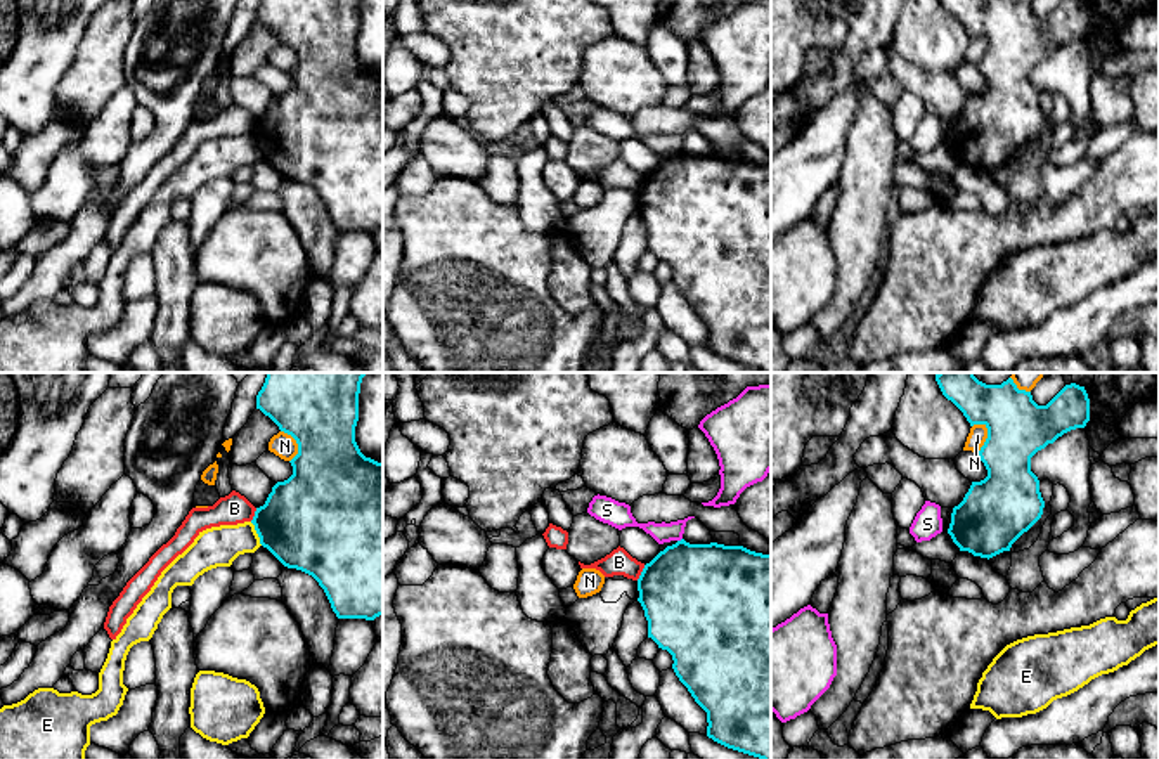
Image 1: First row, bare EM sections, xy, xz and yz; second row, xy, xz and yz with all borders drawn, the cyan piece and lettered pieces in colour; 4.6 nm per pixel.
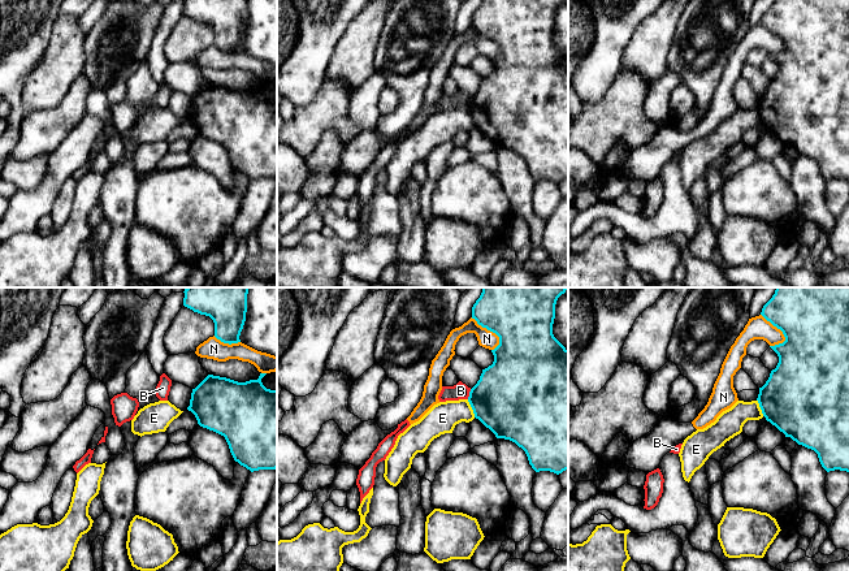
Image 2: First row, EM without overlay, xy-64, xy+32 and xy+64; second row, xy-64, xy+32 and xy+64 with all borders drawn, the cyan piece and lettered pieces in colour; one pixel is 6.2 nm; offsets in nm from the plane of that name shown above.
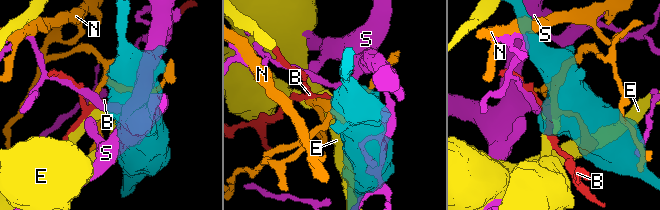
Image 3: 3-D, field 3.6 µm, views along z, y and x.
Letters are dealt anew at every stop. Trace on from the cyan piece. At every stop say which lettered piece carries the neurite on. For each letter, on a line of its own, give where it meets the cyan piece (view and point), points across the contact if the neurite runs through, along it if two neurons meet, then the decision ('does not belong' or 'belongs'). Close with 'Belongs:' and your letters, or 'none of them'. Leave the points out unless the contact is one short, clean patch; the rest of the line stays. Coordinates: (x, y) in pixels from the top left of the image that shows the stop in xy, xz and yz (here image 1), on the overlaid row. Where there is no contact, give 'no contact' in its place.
B: contact xz (641, 572); border xz (645, 565), (636, 579); does not belong
E: contact xy (257, 532); does not belong
N: contact yz (986, 439); does not belong
S: contact xz (681, 539); does not belong
Belongs: none of them

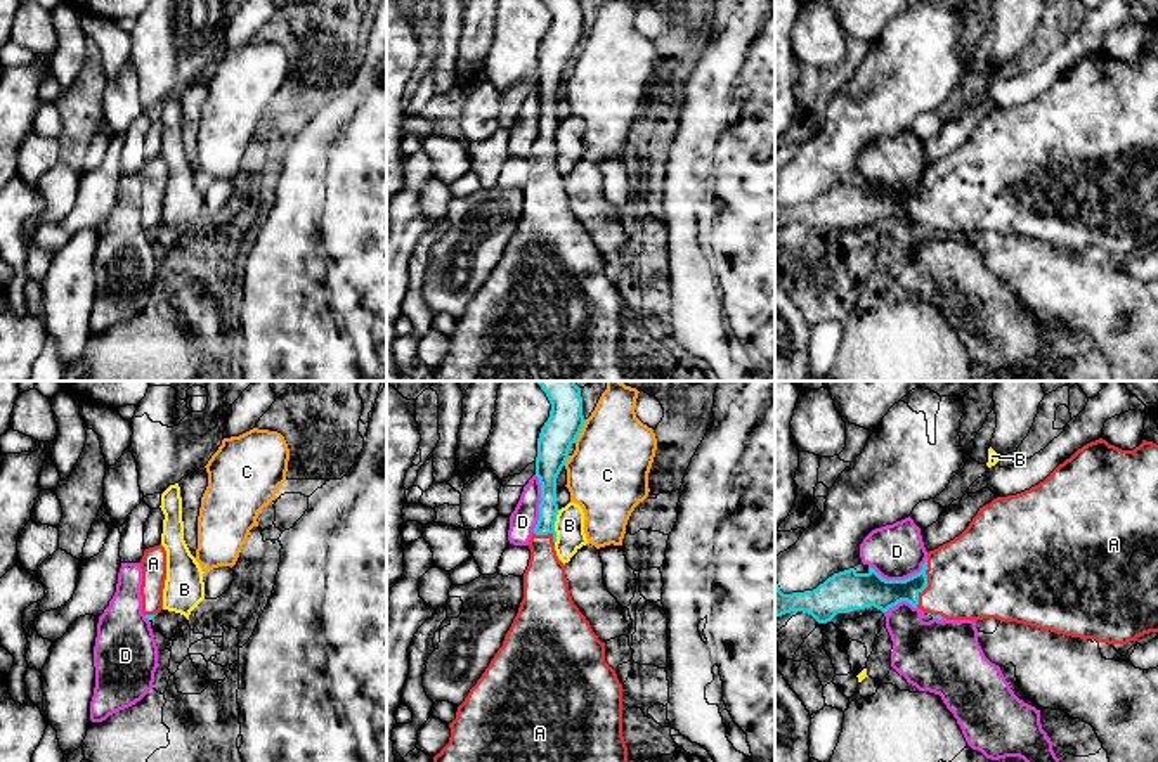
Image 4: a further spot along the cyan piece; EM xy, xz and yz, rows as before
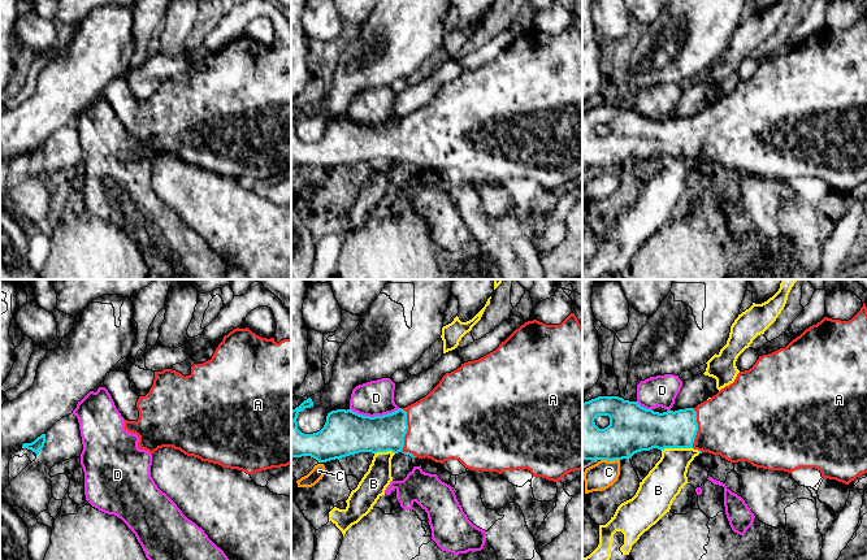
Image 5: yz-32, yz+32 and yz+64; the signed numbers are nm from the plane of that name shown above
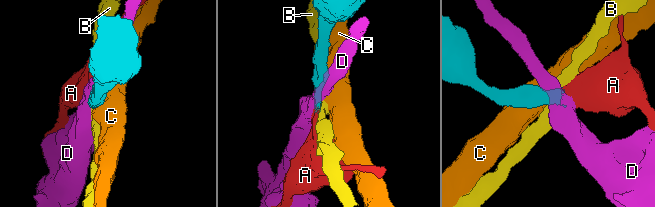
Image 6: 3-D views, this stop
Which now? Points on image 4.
A: contact yz (926, 584); way yz (872, 589), (926, 584), (976, 575); belongs
B: contact xz (553, 527); border xz (560, 510), (555, 520), (555, 542); does not belong
C: contact xz (579, 432); border xz (586, 419), (574, 442); does not belong
D: contact yz (900, 581); does not belong
Belongs: A

